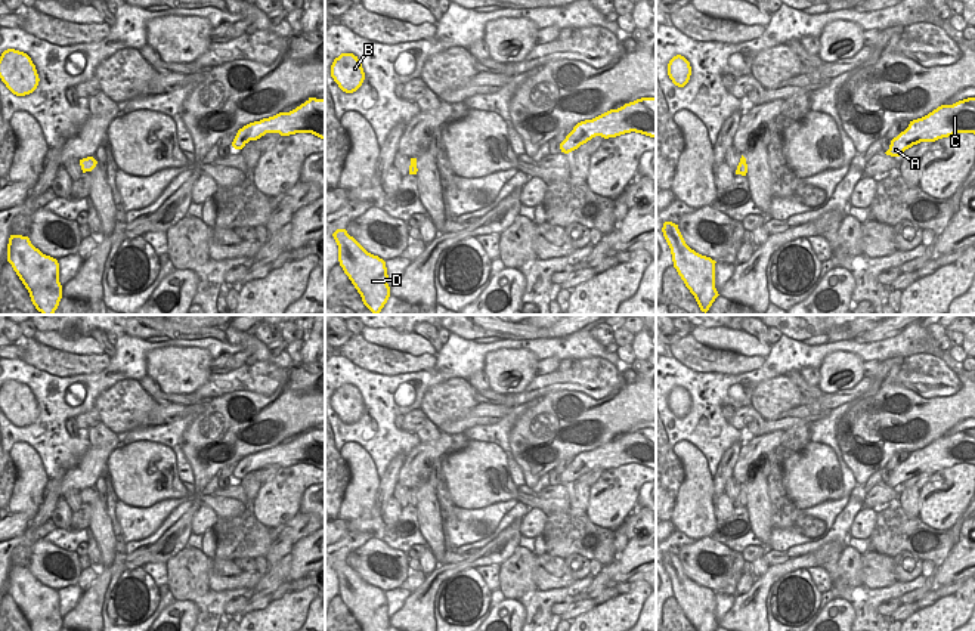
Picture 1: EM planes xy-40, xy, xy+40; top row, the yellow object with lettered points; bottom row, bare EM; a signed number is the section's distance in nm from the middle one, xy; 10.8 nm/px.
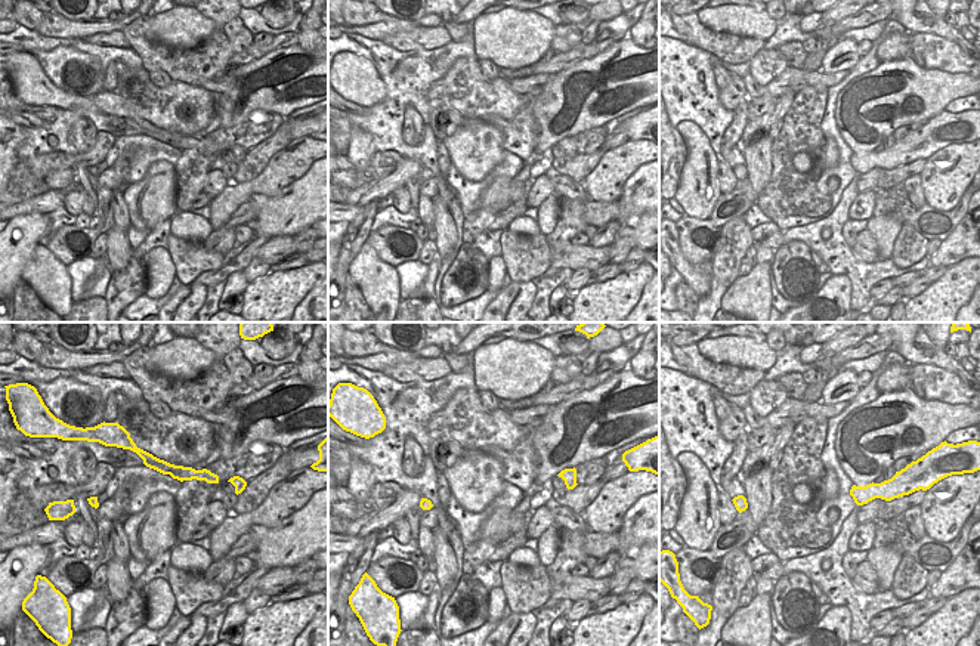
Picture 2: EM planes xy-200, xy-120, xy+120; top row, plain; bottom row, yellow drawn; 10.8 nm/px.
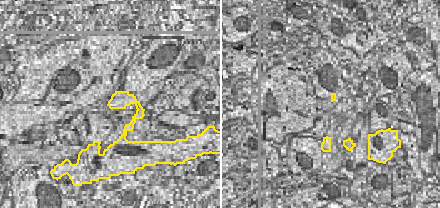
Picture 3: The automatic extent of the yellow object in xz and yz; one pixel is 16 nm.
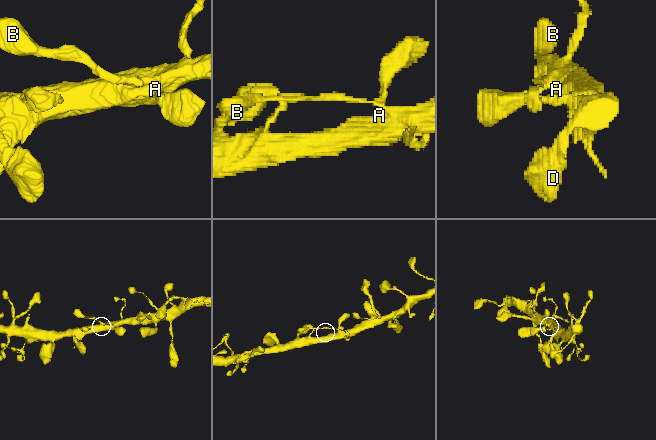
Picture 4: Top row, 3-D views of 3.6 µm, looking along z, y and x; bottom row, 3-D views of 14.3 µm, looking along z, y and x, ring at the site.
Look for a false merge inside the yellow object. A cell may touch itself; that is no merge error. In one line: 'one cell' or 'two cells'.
one cell

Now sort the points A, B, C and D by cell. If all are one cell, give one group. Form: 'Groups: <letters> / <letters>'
Groups: A B C D.

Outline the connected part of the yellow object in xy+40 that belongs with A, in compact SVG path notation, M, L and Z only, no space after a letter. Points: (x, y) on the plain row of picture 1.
M975 429L953 436L941 436L928 446L910 452L909 458L891 471L885 485L900 488L913 476L935 473L956 464L975 465Z

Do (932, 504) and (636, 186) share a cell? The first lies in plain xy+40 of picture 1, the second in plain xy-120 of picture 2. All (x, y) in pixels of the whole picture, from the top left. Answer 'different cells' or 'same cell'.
different cells

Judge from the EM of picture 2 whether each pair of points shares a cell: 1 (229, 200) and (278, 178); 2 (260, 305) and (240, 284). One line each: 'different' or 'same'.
1: same
2: different

